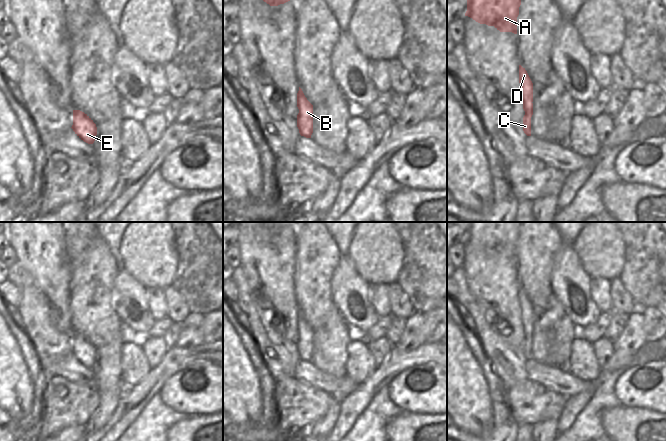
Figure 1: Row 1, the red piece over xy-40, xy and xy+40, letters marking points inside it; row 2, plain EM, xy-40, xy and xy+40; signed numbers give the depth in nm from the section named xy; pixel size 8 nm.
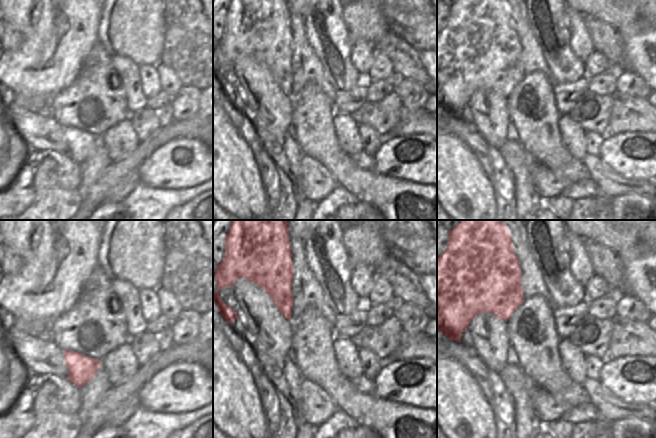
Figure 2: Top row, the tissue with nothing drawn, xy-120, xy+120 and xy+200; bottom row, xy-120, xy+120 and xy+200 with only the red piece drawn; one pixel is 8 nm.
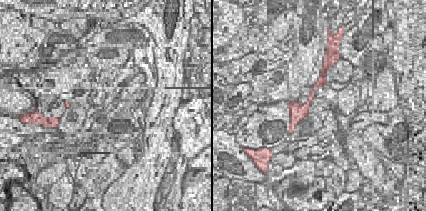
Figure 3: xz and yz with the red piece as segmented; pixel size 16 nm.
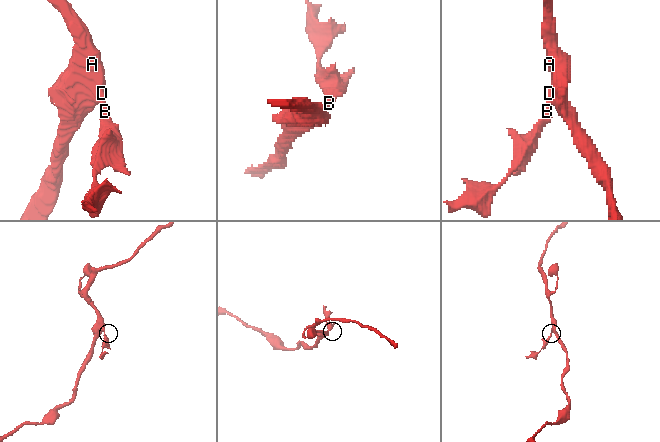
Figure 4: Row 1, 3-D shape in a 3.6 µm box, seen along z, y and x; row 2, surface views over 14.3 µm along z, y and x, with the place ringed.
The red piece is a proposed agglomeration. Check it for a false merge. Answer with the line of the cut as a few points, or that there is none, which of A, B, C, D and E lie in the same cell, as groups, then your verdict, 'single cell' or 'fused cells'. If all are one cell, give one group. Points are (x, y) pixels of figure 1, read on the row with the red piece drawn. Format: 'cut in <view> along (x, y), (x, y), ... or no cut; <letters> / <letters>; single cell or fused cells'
cut in xy along (297, 99), (304, 103), (308, 102); A D / B C E; fused cells

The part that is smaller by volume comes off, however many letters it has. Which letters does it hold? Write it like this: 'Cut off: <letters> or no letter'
Cut off: B, C, E

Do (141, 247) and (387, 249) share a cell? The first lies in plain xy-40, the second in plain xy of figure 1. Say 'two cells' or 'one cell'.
one cell

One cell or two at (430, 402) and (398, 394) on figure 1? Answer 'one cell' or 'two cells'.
one cell

